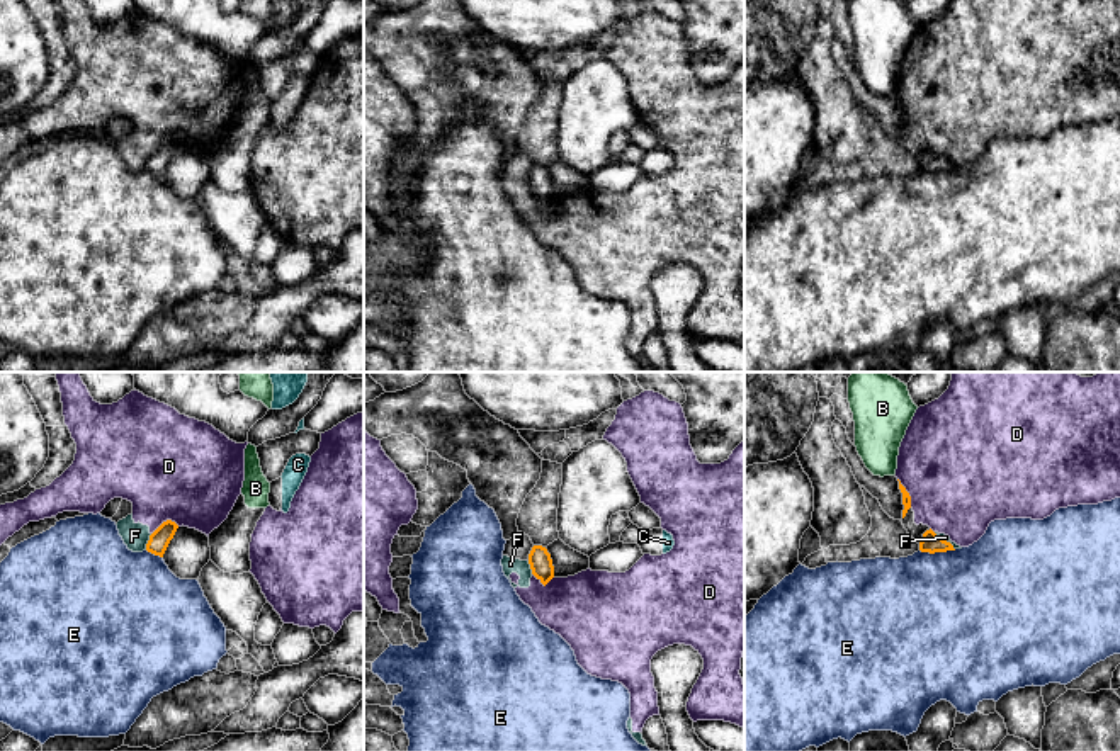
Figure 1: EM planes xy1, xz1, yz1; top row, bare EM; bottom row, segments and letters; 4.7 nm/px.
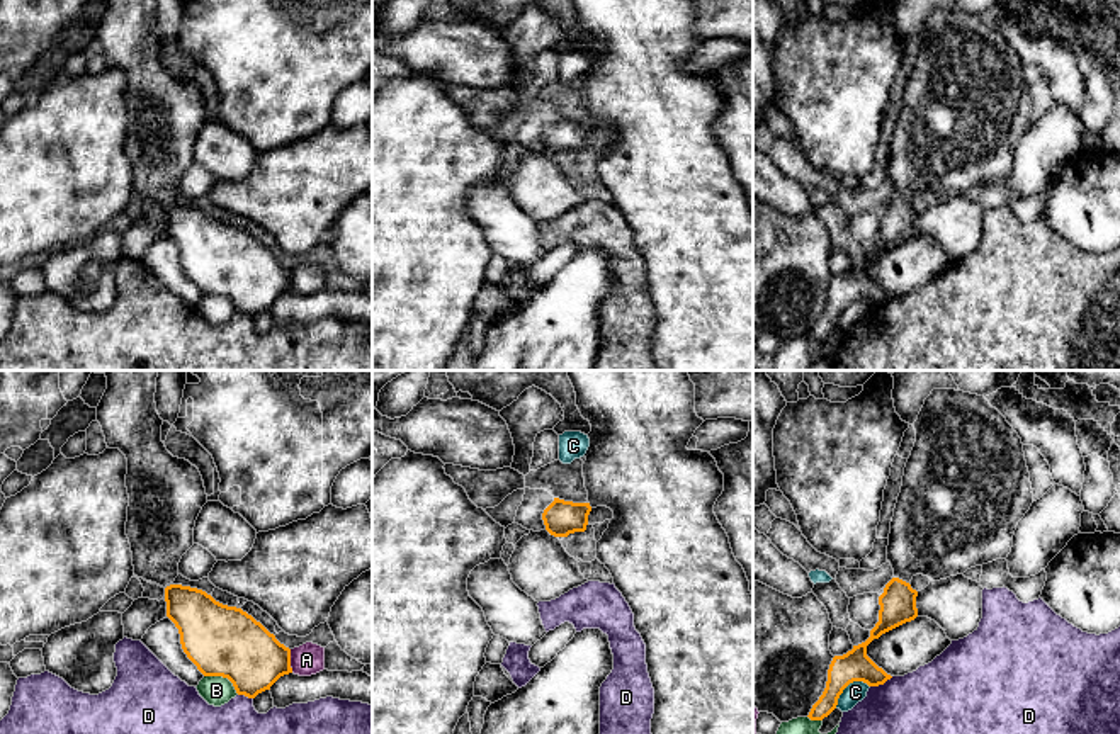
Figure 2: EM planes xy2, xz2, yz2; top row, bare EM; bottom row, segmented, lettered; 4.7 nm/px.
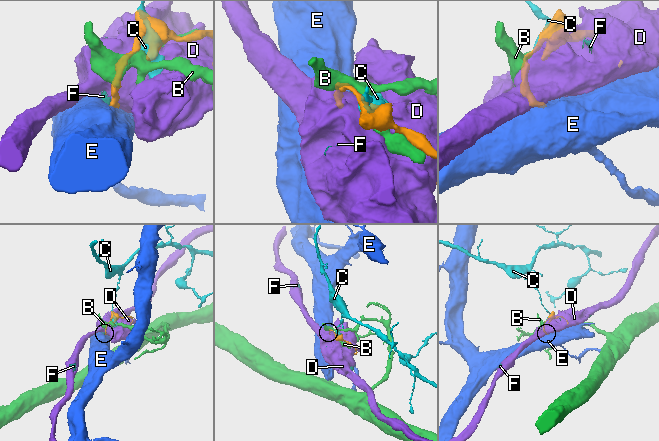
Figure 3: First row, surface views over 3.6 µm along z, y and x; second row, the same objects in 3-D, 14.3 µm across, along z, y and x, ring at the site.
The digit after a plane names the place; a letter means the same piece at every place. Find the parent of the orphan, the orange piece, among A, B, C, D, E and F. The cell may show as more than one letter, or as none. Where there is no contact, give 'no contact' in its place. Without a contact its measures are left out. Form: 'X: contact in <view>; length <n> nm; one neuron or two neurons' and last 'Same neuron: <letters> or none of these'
A: contact in xy2; length 110 nm; two neurons
B: contact in xy2; length 190 nm; two neurons
C: contact in yz2; length 200 nm; two neurons
D: contact in yz1; length 160 nm; two neurons
E: contact in yz1; length 180 nm; two neurons
F: contact in xy1; length 90 nm; two neurons
Same neuron: none of these

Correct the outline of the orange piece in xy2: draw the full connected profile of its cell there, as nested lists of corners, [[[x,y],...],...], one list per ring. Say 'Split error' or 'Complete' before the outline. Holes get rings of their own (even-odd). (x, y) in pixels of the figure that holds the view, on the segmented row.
Complete. [[[182,584],[167,586],[165,601],[184,652],[204,676],[228,678],[238,695],[255,698],[292,673],[291,649],[241,608]]]

